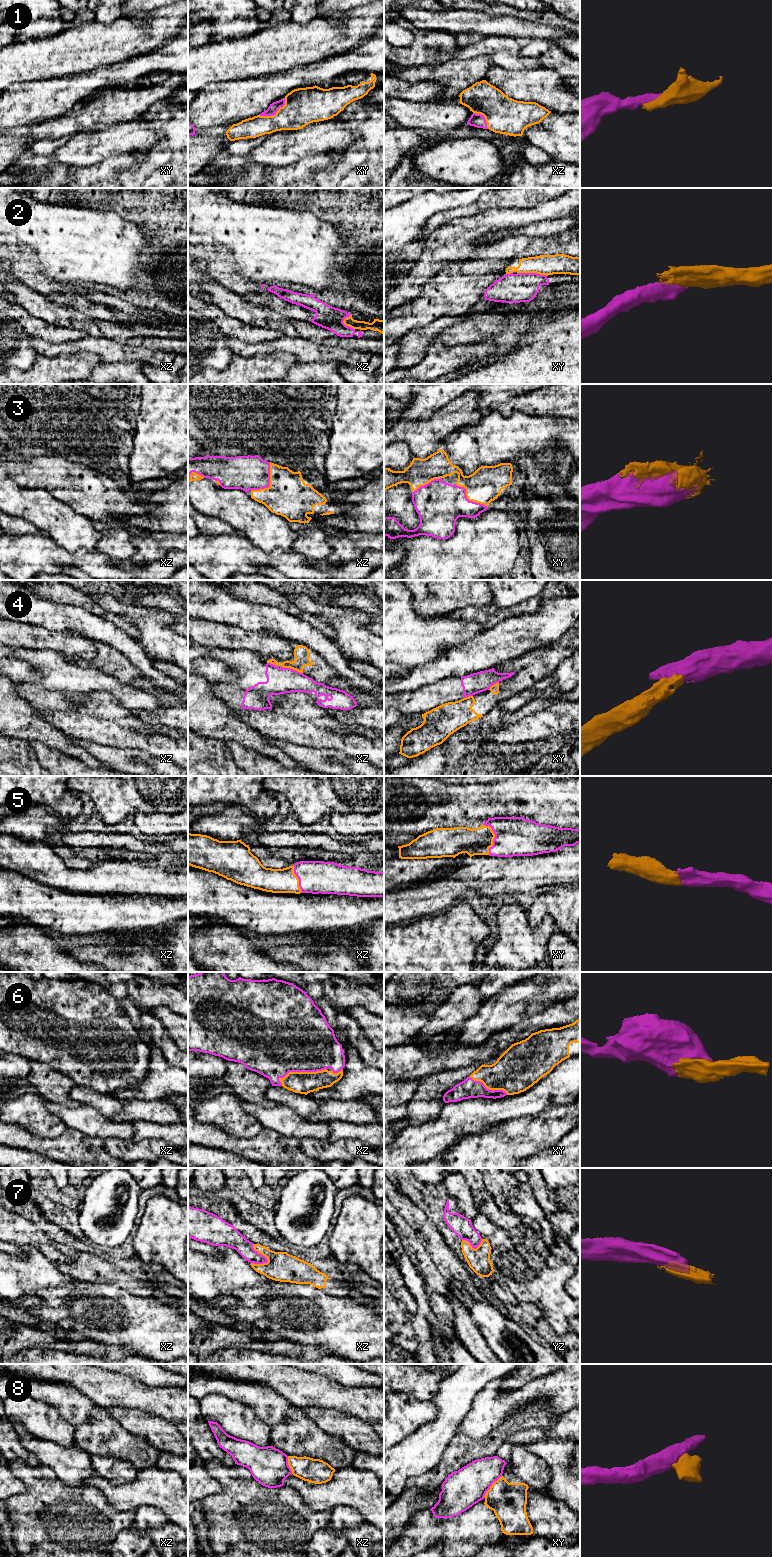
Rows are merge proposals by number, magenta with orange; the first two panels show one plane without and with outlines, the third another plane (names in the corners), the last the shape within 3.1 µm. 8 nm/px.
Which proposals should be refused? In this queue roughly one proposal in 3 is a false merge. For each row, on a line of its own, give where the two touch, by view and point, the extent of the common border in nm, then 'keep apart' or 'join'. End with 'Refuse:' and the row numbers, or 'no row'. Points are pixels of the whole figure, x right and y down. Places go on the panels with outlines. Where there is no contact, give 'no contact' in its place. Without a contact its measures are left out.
1: meets magenta in xy at (274, 114); contact 260 nm long; join
2: meets magenta in xy at (532, 273); contact 240 nm long; keep apart
3: meets magenta in xz at (269, 483); contact 280 nm long; join
4: meets magenta in xz at (292, 669); contact 180 nm long; keep apart
5: meets magenta in xy at (495, 837); contact 260 nm long; join
6: meets magenta in xz at (302, 1071); contact 400 nm long; join
7: meets magenta in xz at (259, 1253); contact 200 nm long; keep apart
8: meets magenta in xy at (491, 1485); contact 240 nm long; keep apart
Refuse: 2, 4, 7, 8

